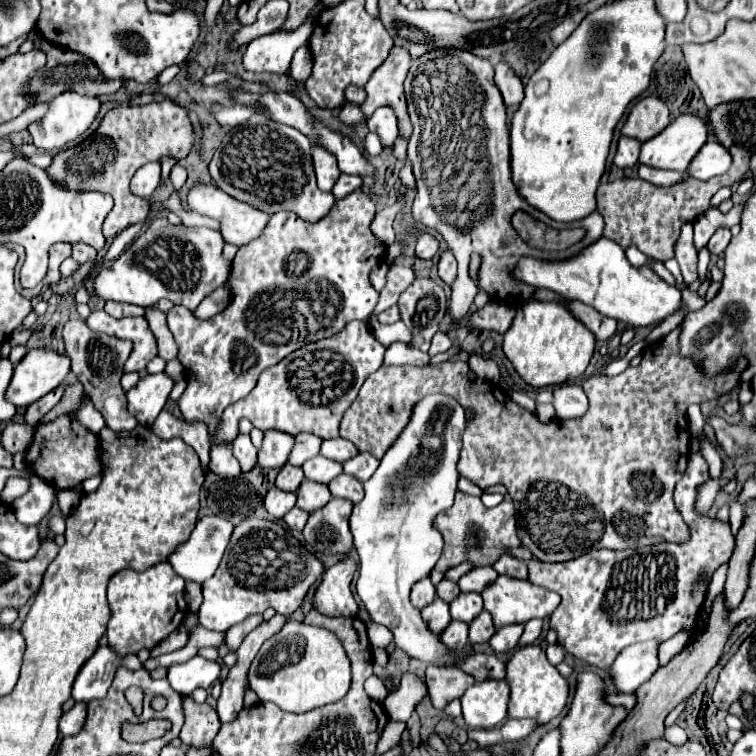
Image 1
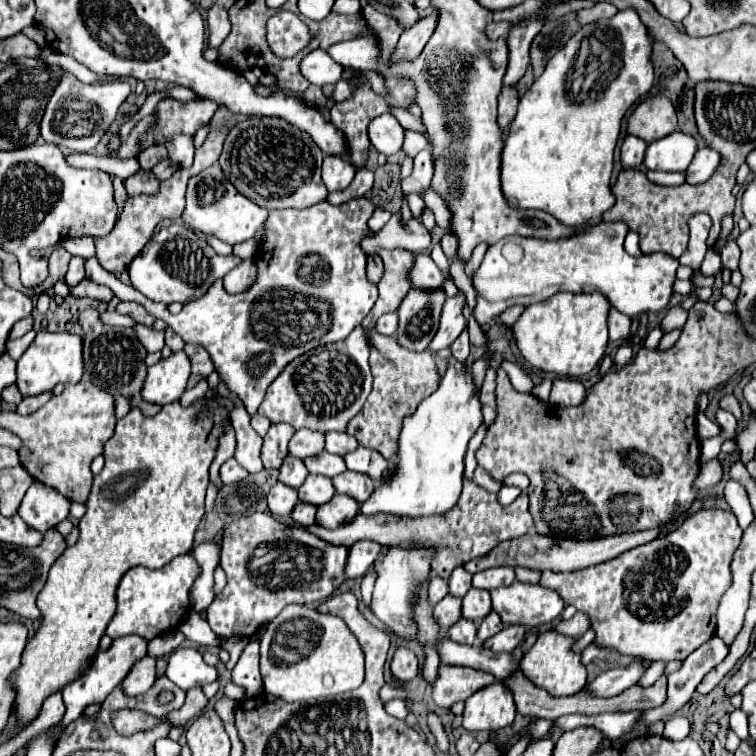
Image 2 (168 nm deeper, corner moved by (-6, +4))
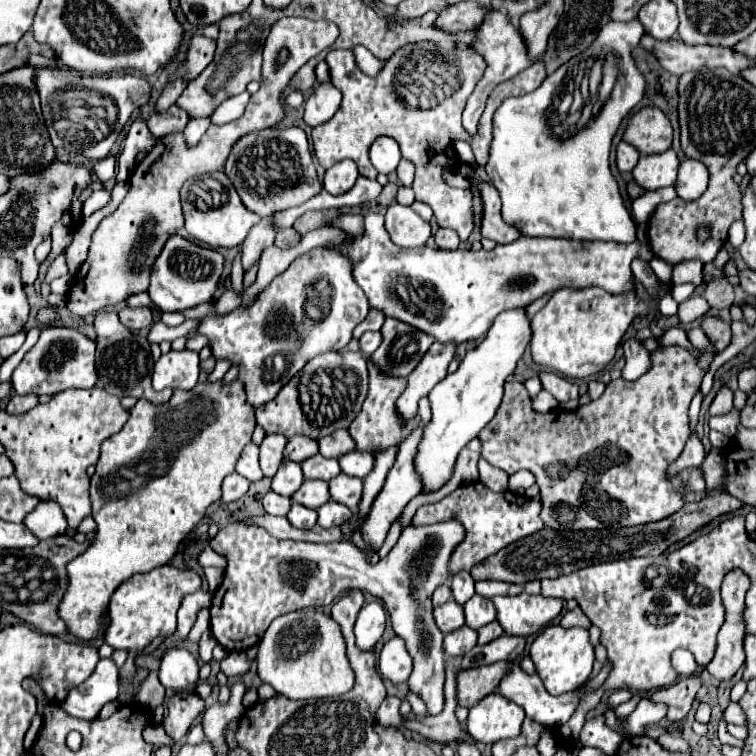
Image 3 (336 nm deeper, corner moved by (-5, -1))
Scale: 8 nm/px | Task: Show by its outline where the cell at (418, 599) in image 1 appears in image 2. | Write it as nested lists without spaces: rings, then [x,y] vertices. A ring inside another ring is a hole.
[[[434,575],[430,579],[430,585],[428,585],[428,599],[430,599],[430,605],[436,605],[440,599],[444,599],[448,595],[448,581]]]

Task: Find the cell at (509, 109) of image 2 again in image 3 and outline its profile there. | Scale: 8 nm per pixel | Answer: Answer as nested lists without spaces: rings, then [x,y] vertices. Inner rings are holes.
[[[431,42],[409,44],[389,58],[387,66],[377,78],[365,76],[357,68],[351,50],[329,50],[325,60],[331,68],[331,82],[343,94],[343,102],[331,120],[323,122],[323,126],[315,126],[311,132],[313,150],[319,164],[323,168],[331,168],[341,160],[351,158],[355,160],[361,176],[373,178],[369,146],[377,136],[393,136],[401,142],[403,158],[411,160],[417,168],[413,180],[415,200],[429,204],[433,208],[437,224],[441,228],[453,228],[459,234],[461,242],[465,242],[473,230],[473,194],[447,186],[441,180],[441,170],[455,166],[457,156],[453,144],[457,140],[467,140],[471,144],[477,164],[487,162],[489,142],[493,140],[495,110],[505,98],[523,96],[537,88],[547,76],[543,62],[535,62],[533,66],[493,90],[493,96],[489,96],[489,104],[485,108],[485,118],[481,118],[479,124],[479,132],[475,138],[469,138],[461,126],[461,112],[465,108],[467,96],[473,92],[473,86],[485,72],[485,60],[475,50],[445,50],[437,48]]]

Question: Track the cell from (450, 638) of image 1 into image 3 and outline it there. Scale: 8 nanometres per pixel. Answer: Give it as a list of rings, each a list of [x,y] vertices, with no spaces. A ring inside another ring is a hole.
[[[461,626],[455,632],[445,634],[443,648],[449,656],[465,656],[477,644],[477,632],[469,626]]]

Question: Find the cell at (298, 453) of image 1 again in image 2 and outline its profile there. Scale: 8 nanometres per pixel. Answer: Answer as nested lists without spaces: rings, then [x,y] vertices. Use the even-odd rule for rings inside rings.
[[[300,429],[294,433],[294,437],[290,439],[290,455],[298,457],[298,459],[306,459],[310,455],[318,455],[324,451],[324,435],[318,431],[310,431],[310,429]]]

